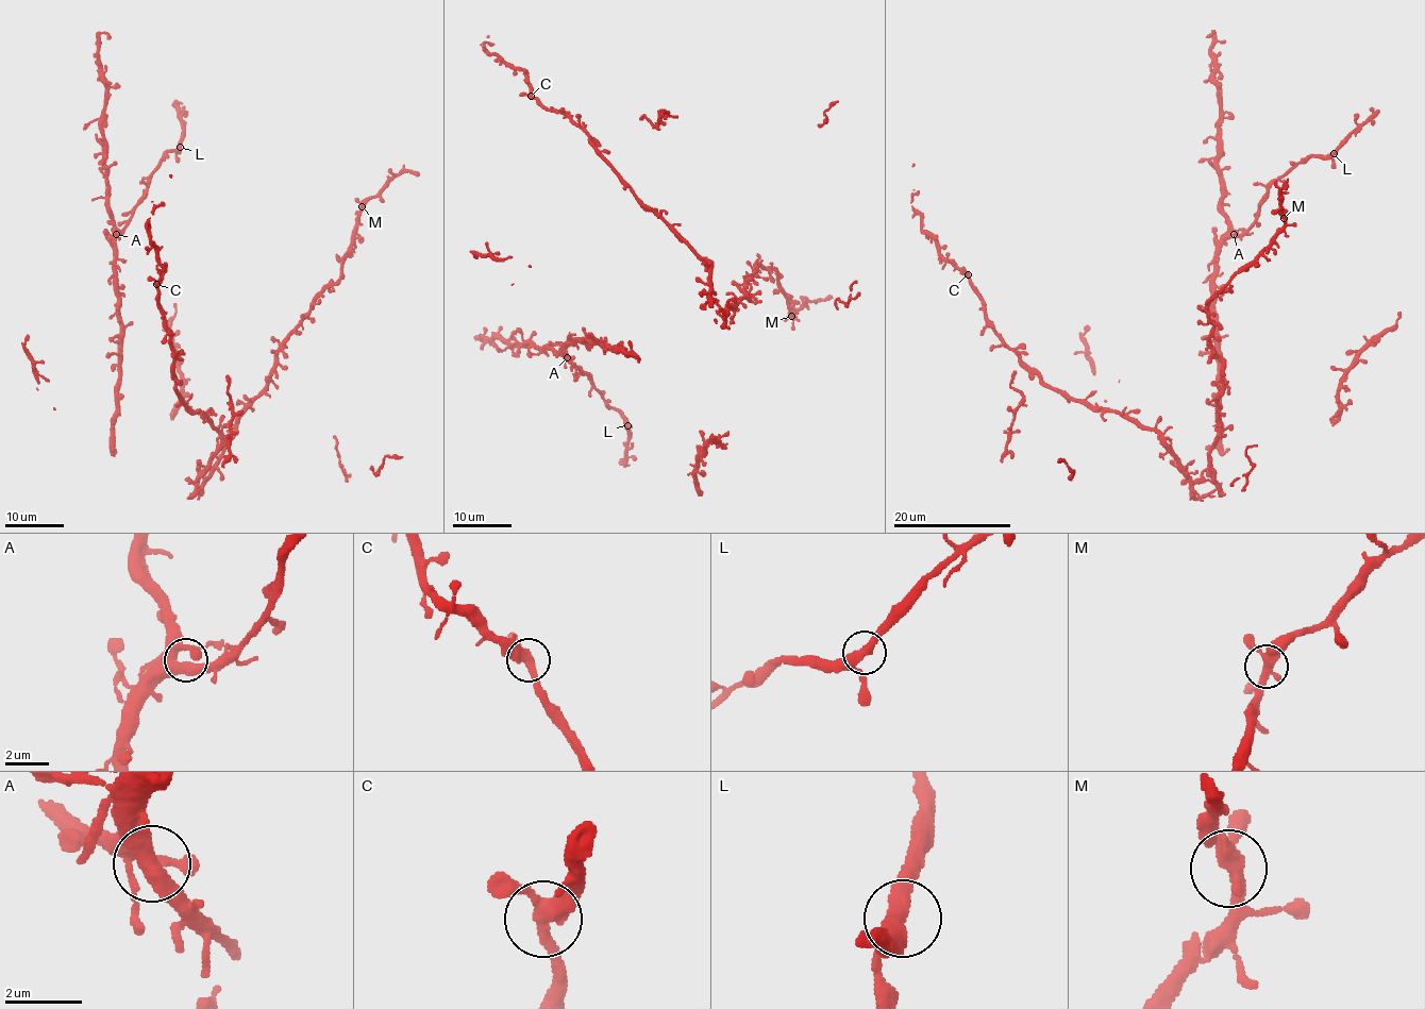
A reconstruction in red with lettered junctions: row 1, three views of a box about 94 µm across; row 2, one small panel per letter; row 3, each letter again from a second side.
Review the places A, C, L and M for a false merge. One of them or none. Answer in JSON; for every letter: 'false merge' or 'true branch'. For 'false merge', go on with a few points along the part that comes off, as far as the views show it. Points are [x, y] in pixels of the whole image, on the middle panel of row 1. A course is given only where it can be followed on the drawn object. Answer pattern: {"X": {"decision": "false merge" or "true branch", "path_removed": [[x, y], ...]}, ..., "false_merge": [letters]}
{"A": {"decision": "true branch"}, "C": {"decision": "true branch"}, "L": {"decision": "true branch"}, "M": {"decision": "true branch"}, "false_merge": []}

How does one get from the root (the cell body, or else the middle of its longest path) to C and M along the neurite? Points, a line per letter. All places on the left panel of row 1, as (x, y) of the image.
C: (207, 463), (221, 438), (203, 414), (190, 413), (175, 387), (172, 367), (175, 357), (156, 284)
M: (207, 463), (198, 478), (199, 494), (233, 436), (237, 414), (266, 384), (280, 343), (340, 276), (362, 206)

